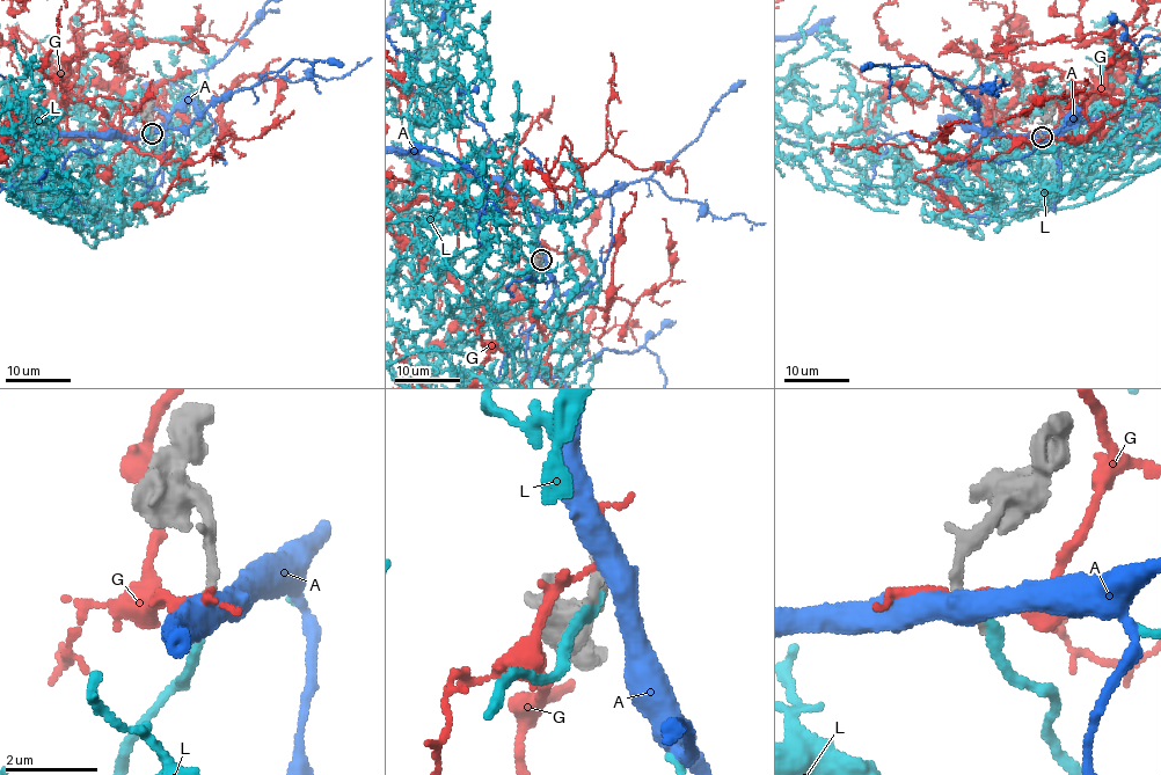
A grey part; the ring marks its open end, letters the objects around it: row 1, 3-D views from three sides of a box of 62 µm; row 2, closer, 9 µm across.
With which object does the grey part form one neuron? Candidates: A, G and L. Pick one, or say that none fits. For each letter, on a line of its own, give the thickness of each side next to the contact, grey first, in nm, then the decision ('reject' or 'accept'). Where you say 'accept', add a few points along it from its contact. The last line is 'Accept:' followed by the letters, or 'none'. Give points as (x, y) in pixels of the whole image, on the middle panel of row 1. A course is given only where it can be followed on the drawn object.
A: 280/500 nm | reject
G: 280/120 nm | reject
L: 240/220 nm | accept
Accept: L

